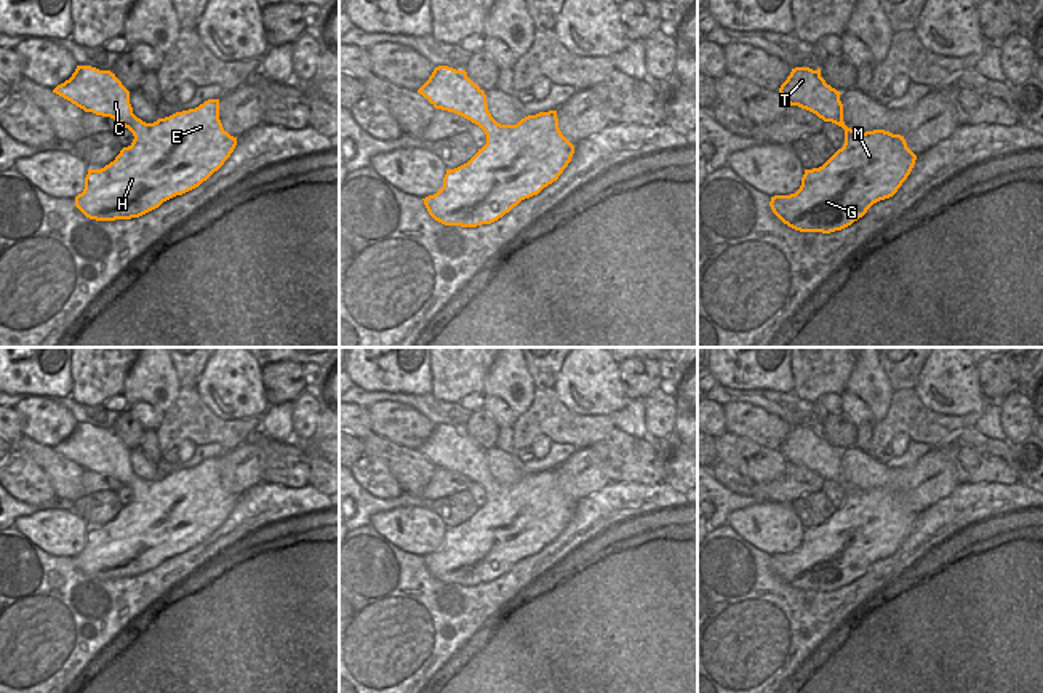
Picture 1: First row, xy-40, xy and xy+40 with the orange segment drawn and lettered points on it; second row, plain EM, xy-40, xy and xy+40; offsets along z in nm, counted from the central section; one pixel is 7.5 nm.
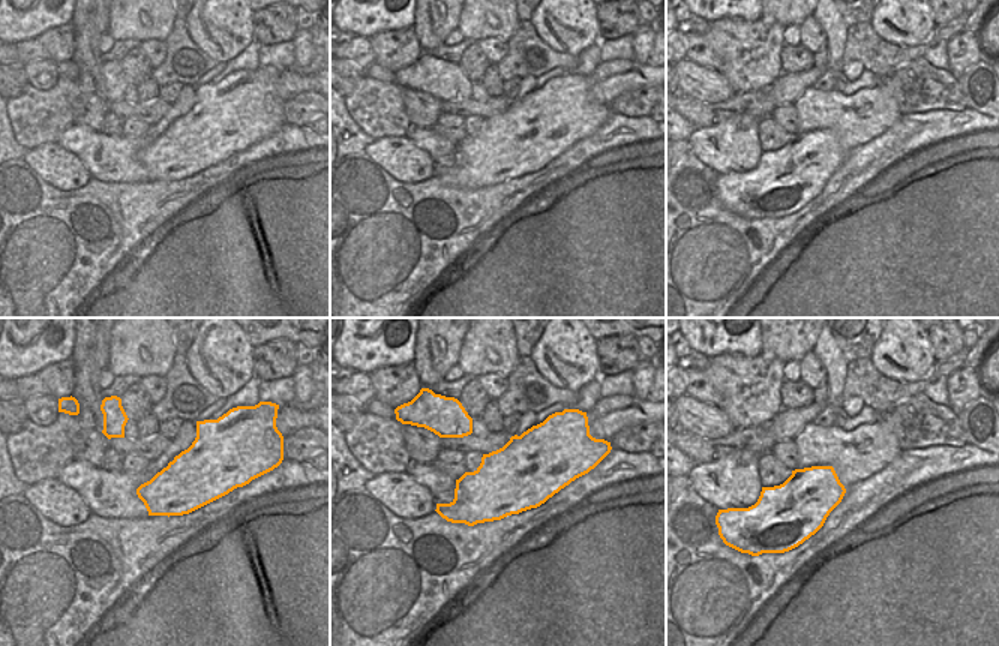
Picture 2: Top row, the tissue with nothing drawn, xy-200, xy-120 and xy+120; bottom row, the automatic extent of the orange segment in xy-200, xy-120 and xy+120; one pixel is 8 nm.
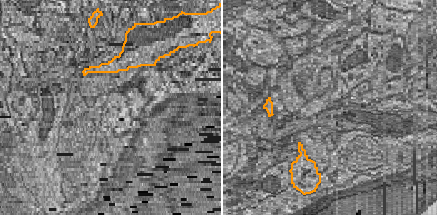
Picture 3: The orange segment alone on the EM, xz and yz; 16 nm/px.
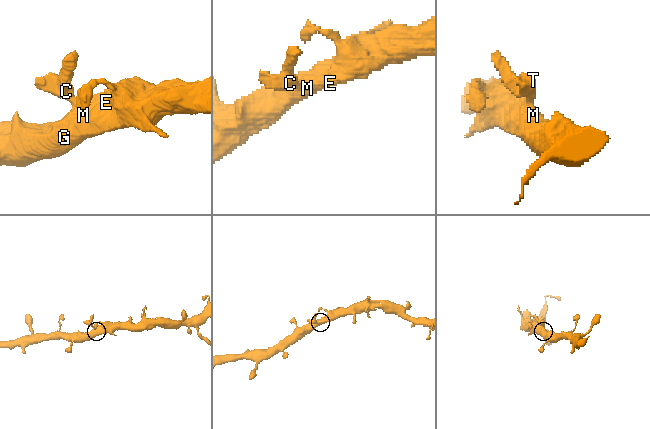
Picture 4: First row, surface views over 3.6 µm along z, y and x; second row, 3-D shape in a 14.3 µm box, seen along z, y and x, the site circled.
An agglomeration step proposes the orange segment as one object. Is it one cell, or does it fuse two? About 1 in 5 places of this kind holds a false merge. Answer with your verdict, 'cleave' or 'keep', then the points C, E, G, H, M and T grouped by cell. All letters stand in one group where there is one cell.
keep; groups C E G H M T

